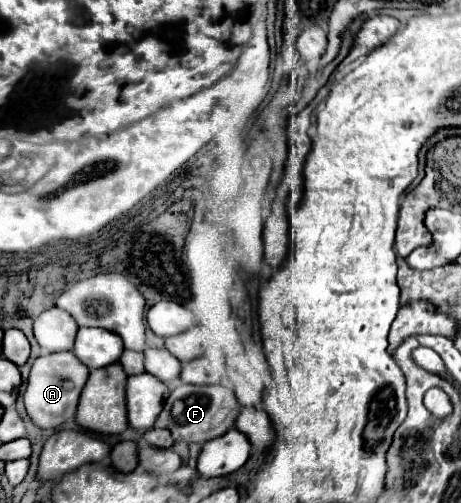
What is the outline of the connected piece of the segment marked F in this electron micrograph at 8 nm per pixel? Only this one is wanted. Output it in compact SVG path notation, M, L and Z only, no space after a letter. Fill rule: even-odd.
M178 385L166 399L166 407L158 415L154 427L176 429L188 443L206 443L232 429L238 411L236 395L222 385Z

